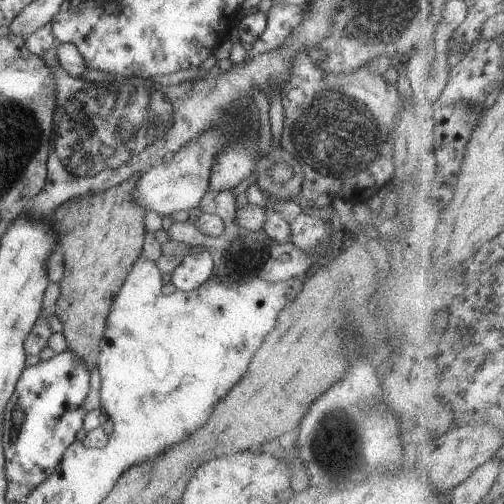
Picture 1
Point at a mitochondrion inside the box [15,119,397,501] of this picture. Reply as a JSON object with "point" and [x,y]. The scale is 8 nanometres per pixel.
{"point":[334,448]}

